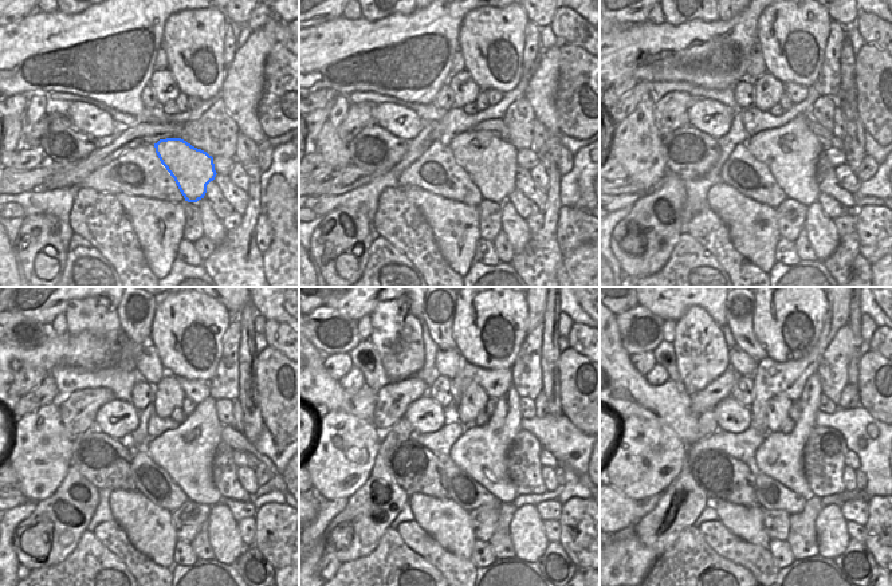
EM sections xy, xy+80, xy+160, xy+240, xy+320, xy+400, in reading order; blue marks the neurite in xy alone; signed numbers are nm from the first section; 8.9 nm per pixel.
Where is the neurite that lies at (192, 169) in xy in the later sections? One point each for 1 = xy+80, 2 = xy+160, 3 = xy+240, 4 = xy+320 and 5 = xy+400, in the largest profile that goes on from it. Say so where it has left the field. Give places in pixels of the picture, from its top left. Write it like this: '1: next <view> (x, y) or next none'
1: next xy+80 (491, 162)
2: next xy+160 (790, 152)
3: next xy+240 (185, 453)
4: next xy+320 (482, 452)
5: next xy+400 (779, 456)

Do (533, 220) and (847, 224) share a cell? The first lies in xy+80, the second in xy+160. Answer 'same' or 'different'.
same

